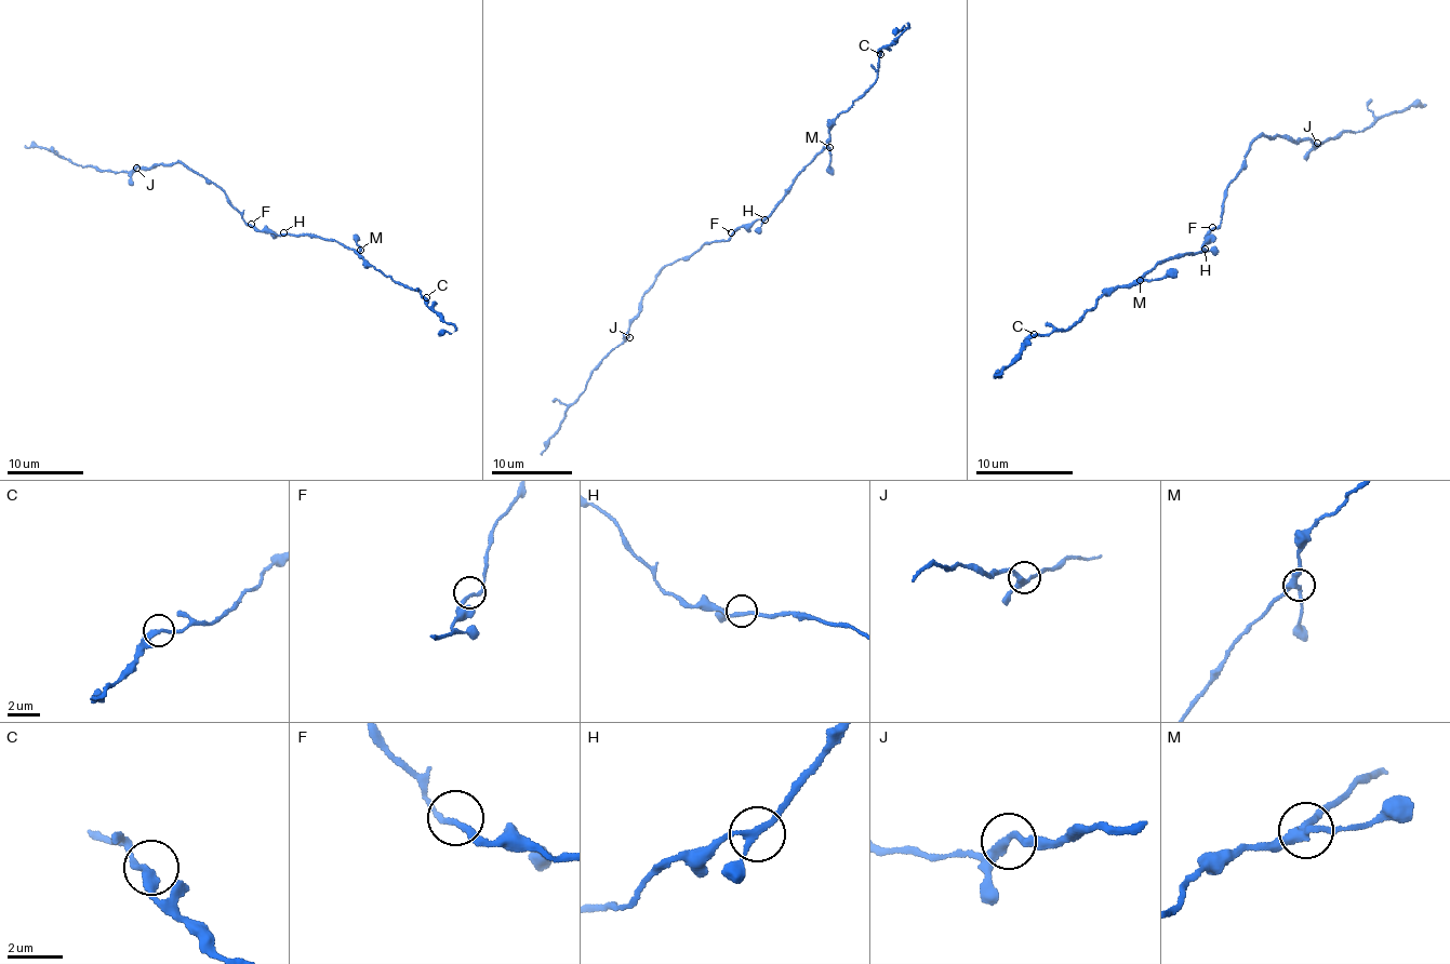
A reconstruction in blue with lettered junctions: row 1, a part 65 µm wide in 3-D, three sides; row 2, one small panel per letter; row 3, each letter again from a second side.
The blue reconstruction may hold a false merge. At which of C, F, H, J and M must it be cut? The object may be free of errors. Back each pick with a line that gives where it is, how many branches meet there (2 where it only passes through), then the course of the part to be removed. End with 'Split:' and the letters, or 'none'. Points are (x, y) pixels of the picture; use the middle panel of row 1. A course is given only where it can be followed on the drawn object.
Split: none

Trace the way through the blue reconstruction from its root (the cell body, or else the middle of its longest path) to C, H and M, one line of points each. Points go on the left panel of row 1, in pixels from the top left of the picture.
C: (251, 226), (271, 229), (278, 236), (307, 235), (336, 241), (384, 275), (426, 297)
H: (251, 226), (271, 229), (278, 236), (283, 232)
M: (251, 226), (271, 229), (278, 236), (307, 235), (361, 251)

